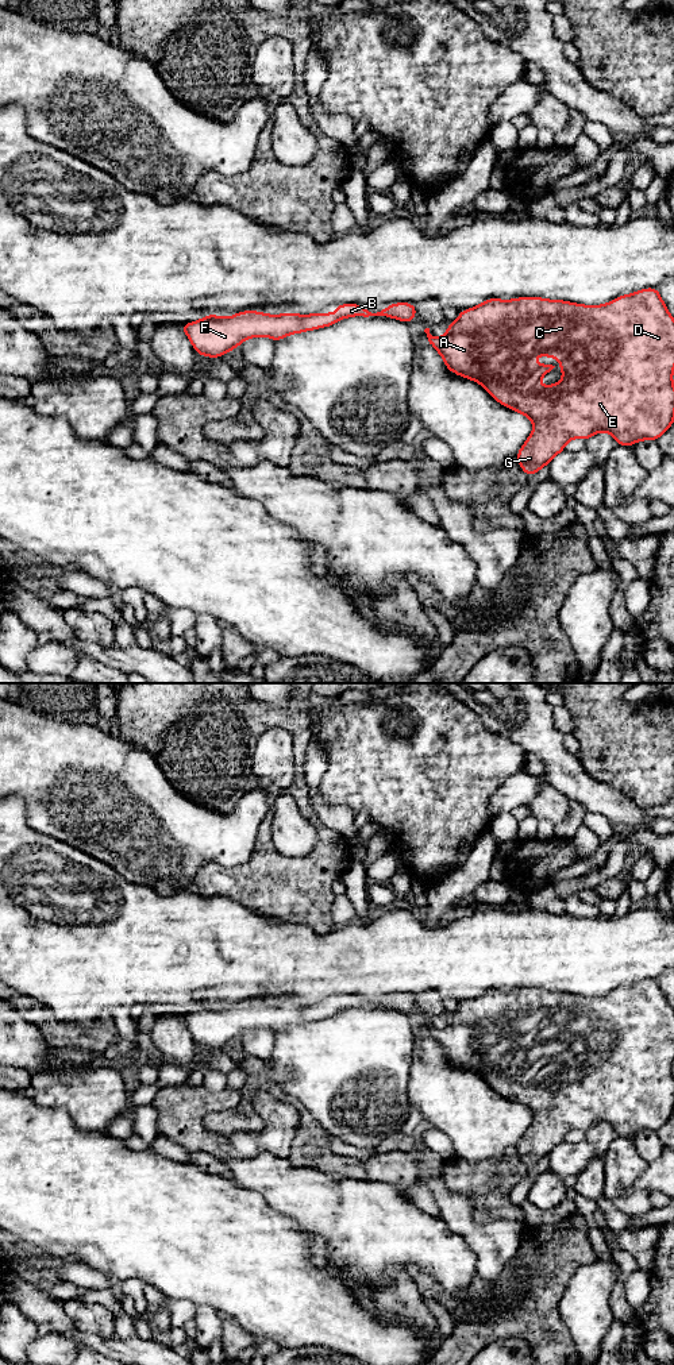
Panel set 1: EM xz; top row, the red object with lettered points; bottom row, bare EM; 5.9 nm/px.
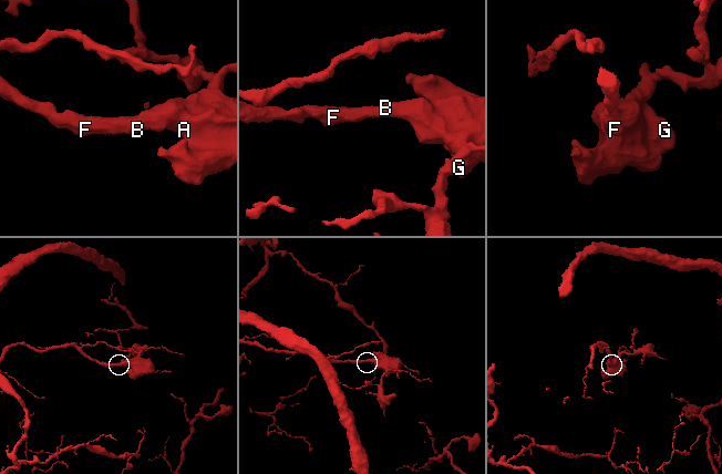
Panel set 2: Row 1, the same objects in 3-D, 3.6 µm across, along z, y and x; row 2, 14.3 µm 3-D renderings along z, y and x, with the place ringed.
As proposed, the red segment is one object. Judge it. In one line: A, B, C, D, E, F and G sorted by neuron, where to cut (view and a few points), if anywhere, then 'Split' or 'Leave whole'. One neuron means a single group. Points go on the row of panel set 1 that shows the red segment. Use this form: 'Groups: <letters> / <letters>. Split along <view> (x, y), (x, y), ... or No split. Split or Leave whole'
Groups: A B C D E F G. No split. Leave whole

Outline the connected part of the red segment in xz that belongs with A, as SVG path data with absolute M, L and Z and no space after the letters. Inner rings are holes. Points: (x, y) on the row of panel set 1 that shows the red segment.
M647 288L631 294L624 294L606 302L605 305L582 305L563 300L547 300L542 297L519 297L508 301L500 298L489 298L474 308L461 311L457 321L447 323L447 328L447 333L443 338L432 336L430 333L430 328L424 329L430 344L442 355L444 366L451 373L482 385L485 390L501 405L531 419L534 431L516 454L517 463L527 474L527 477L535 475L542 467L547 466L554 456L565 450L566 443L574 437L586 441L593 435L605 431L615 437L617 446L632 447L635 441L640 440L656 441L674 423L674 317L666 308L658 288ZM542 354L548 355L551 359L554 359L556 355L559 356L559 367L563 371L563 377L559 383L550 386L538 385L538 381L555 367L552 365L535 365L532 362L535 356Z

